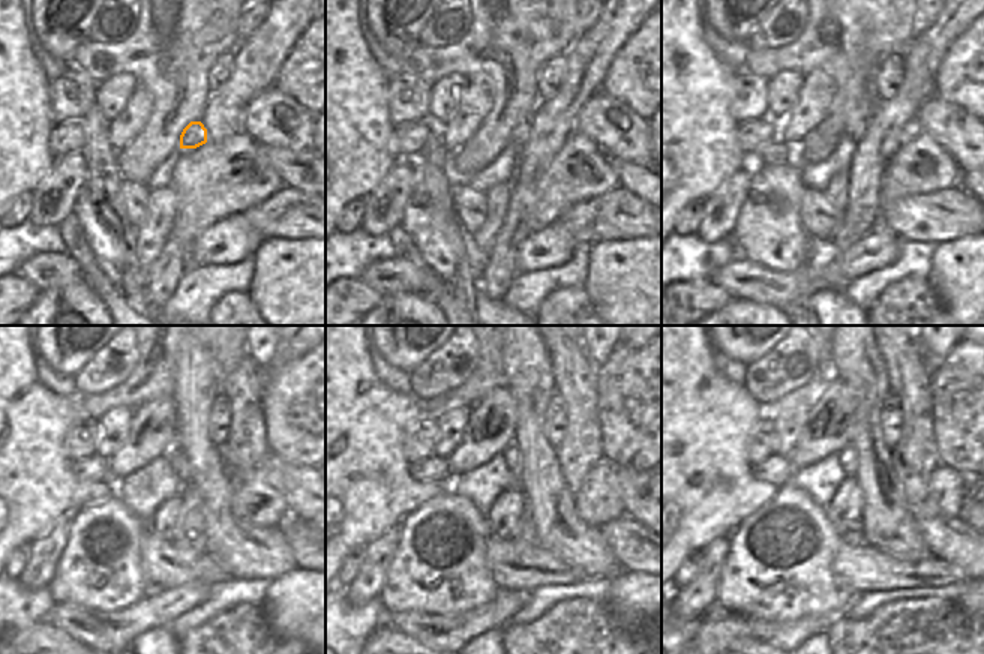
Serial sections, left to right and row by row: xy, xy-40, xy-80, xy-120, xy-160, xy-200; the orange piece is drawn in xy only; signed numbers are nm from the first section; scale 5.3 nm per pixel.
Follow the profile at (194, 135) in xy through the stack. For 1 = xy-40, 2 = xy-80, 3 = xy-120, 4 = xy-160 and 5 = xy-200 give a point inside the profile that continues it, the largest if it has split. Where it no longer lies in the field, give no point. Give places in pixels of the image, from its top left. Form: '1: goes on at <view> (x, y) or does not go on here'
1: goes on at xy-40 (522, 131)
2: goes on at xy-80 (857, 125)
3: goes on at xy-120 (176, 458)
4: goes on at xy-160 (512, 456)
5: goes on at xy-200 (848, 455)

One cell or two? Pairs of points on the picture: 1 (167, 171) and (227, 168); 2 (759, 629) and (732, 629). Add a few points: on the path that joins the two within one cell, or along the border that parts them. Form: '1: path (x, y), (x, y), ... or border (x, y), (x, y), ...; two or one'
1: border (183, 149), (174, 165), (170, 183); two
2: border (746, 620), (750, 636); two

